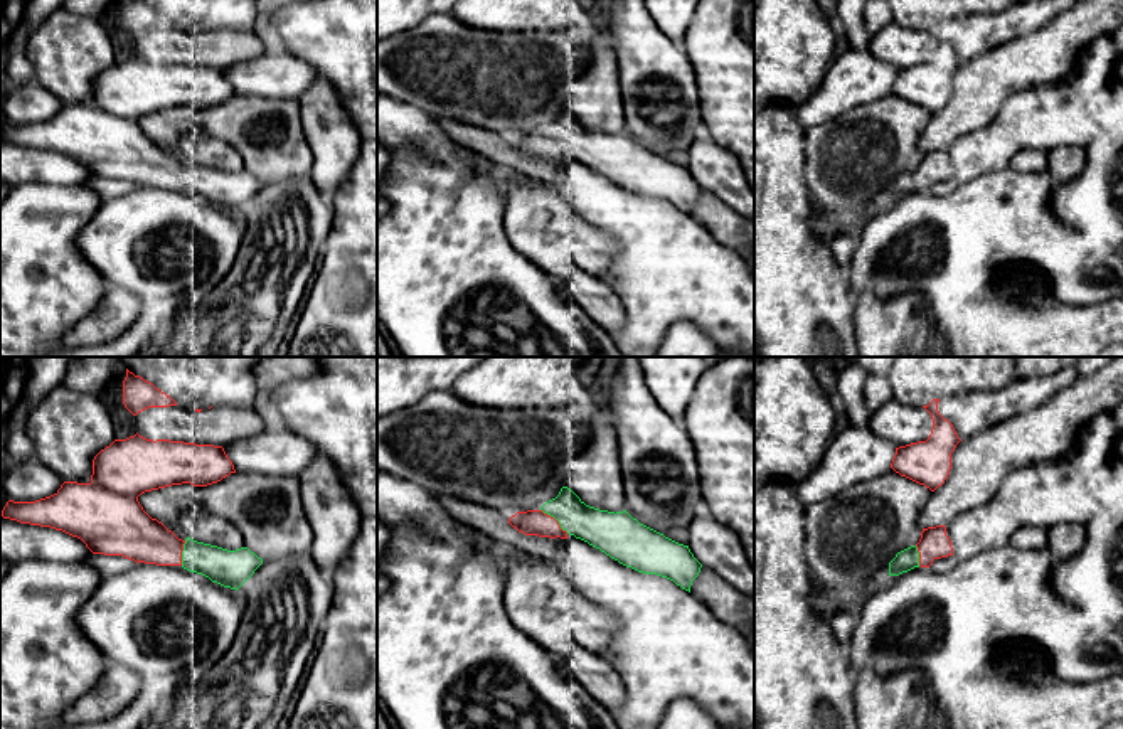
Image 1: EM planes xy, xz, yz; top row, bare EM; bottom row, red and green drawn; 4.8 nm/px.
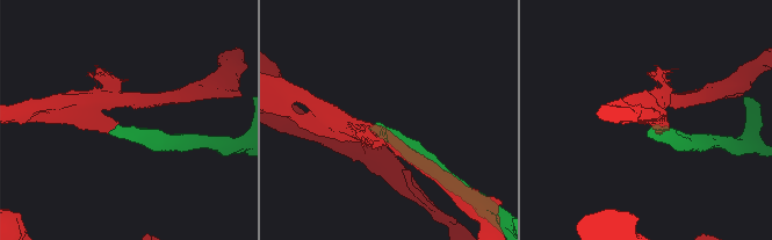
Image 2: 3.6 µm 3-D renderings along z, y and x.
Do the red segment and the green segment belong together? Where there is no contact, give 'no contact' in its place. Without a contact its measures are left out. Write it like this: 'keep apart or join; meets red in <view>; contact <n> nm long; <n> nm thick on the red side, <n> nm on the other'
join; meets red in xz; contact 180 nm long; 130 nm thick on the red side, 190 nm on the other

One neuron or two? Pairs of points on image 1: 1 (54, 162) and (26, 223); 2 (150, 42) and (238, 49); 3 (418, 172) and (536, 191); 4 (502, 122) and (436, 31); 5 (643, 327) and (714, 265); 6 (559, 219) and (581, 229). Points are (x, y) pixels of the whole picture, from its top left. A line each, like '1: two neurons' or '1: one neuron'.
1: two neurons
2: one neuron
3: two neurons
4: one neuron
5: one neuron
6: two neurons

